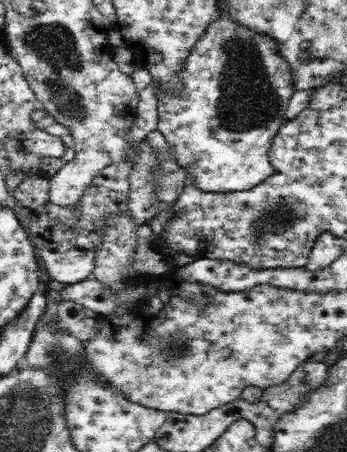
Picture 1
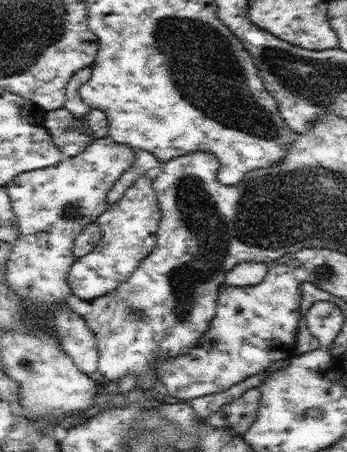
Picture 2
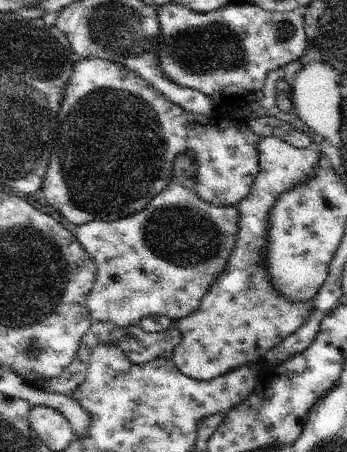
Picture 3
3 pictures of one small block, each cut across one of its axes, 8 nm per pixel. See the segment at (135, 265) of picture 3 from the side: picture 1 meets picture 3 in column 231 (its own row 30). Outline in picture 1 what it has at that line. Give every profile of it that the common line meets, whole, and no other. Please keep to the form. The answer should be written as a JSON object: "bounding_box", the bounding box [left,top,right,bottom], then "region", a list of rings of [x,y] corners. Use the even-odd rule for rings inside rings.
{"bounding_box":[156,12,296,194],"region":[[[222,12],[218,20],[212,20],[208,24],[208,30],[184,60],[178,76],[180,90],[176,94],[166,92],[160,86],[156,88],[160,116],[156,130],[160,130],[166,138],[168,162],[172,158],[178,168],[190,174],[188,178],[192,180],[194,188],[214,194],[244,192],[270,178],[276,170],[270,164],[268,152],[276,134],[288,122],[286,112],[292,94],[296,92],[294,76],[288,62],[278,54],[276,42],[268,38],[268,34],[258,34],[236,24],[226,16],[226,12]]]}

